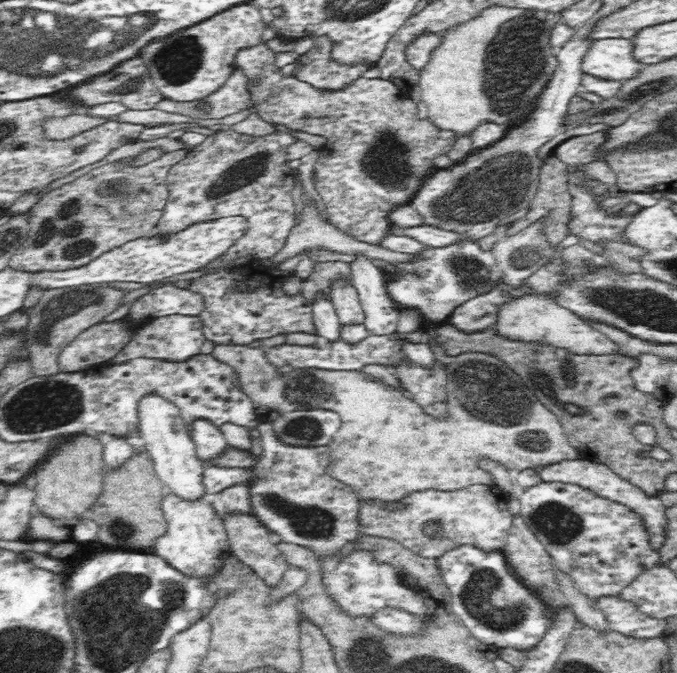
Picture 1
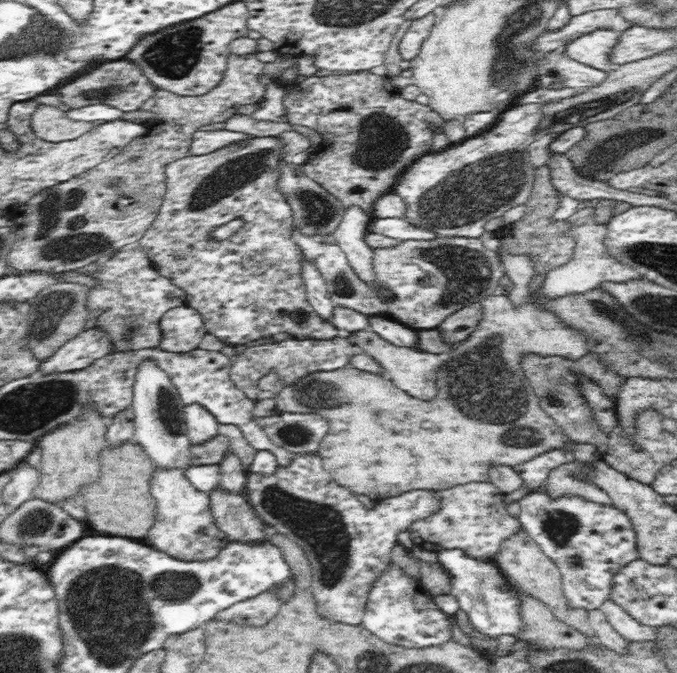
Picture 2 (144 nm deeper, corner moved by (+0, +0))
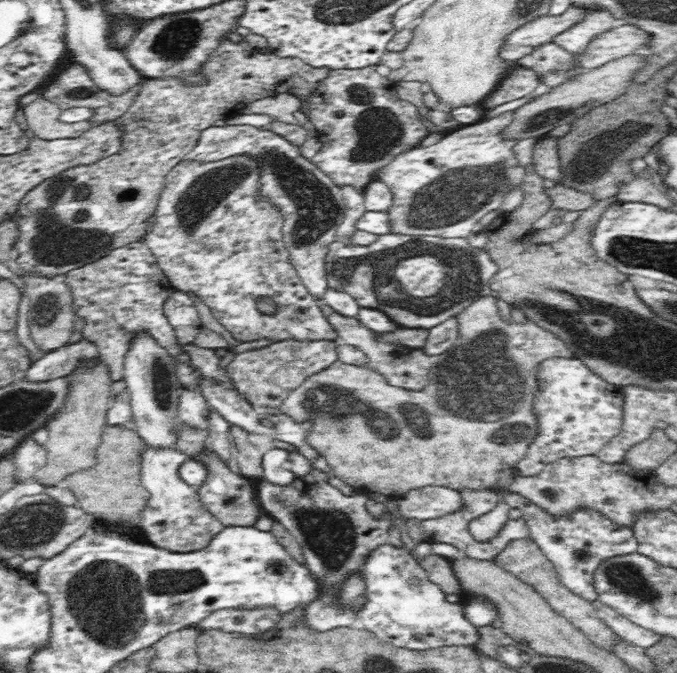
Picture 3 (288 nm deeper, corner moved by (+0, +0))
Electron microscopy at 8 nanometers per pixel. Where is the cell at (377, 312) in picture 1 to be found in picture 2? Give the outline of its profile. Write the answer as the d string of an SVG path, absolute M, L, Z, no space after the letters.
M360 206L346 208L346 214L340 222L340 226L334 230L336 244L344 250L348 256L348 262L352 270L364 280L364 282L376 282L376 274L372 270L372 248L366 244L366 226L370 224L368 214Z

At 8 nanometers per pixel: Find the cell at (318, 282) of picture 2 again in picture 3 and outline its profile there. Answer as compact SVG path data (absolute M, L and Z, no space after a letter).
M228 124L202 130L198 144L186 156L186 160L208 164L234 156L250 156L258 162L262 170L260 196L274 204L274 208L278 208L284 218L282 240L290 252L288 262L294 266L302 284L306 284L306 290L316 300L324 300L324 292L330 288L326 272L328 246L338 240L338 226L346 216L346 200L332 178L324 174L312 160L306 160L300 150L302 146L290 144L272 130L256 128L252 124Z

